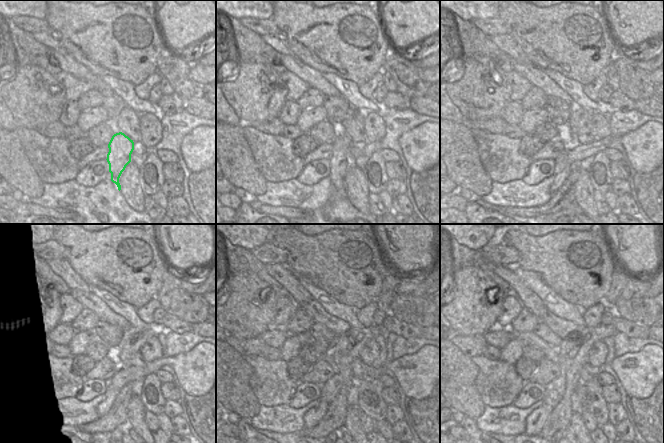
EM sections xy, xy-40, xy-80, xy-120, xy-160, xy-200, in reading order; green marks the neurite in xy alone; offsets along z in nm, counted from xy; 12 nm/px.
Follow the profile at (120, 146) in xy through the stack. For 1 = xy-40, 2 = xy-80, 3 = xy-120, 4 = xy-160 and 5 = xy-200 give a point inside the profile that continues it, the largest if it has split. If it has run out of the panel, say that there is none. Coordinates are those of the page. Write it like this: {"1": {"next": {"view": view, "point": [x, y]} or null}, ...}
{"1": {"next": {"view": "xy-40", "point": [341, 160]}}, "2": {"next": {"view": "xy-80", "point": [562, 164]}}, "3": {"next": {"view": "xy-120", "point": [110, 395]}}, "4": {"next": {"view": "xy-160", "point": [312, 417]}}, "5": {"next": {"view": "xy-200", "point": [535, 421]}}}

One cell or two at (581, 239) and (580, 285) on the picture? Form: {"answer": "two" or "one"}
{"answer": "one"}

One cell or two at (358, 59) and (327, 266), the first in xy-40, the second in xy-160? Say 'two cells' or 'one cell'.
one cell

